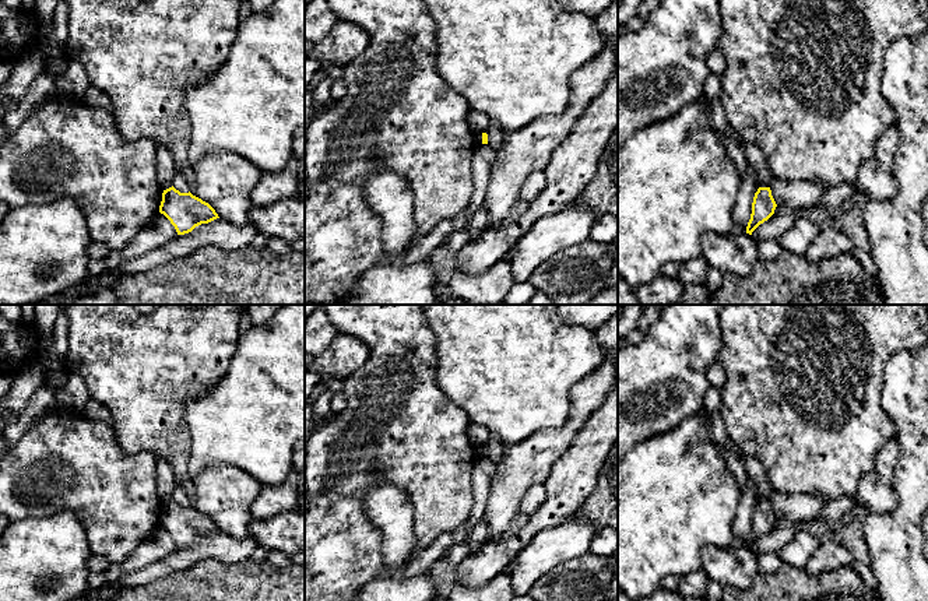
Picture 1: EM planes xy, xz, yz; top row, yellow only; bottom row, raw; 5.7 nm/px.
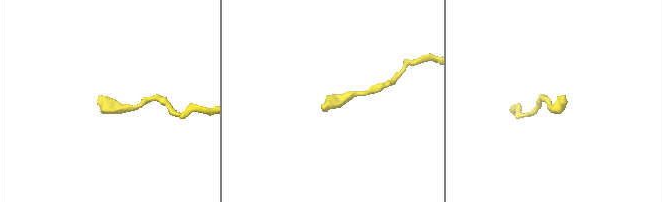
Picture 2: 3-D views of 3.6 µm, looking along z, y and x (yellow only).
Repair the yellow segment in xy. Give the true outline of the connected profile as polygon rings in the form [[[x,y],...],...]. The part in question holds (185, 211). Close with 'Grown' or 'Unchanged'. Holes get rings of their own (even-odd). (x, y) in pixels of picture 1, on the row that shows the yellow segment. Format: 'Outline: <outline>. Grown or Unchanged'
Outline: [[[173,186],[164,190],[159,212],[171,221],[177,235],[189,233],[196,226],[219,218],[208,203],[190,191],[180,193]]]. Unchanged

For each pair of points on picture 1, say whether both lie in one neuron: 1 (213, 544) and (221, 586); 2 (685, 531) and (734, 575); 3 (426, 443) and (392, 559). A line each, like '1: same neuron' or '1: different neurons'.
1: different neurons
2: different neurons
3: different neurons

